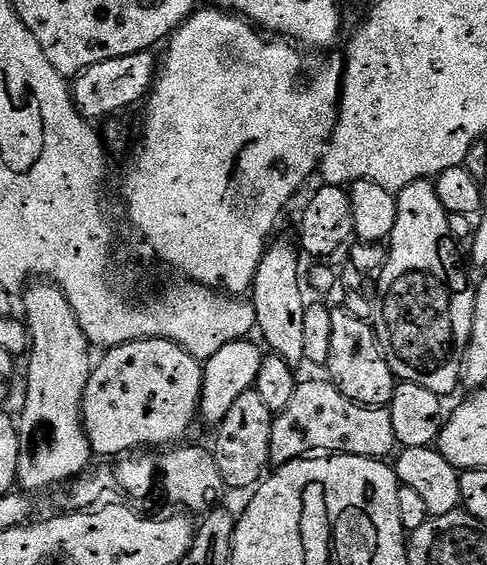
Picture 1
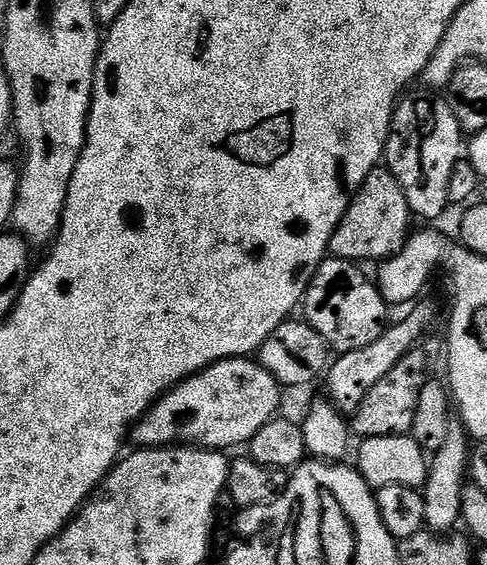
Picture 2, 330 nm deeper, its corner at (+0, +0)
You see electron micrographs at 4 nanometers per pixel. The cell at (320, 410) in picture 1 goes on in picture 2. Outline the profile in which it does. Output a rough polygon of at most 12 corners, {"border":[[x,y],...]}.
{"border":[[436,344],[413,348],[350,420],[357,437],[407,436]]}

